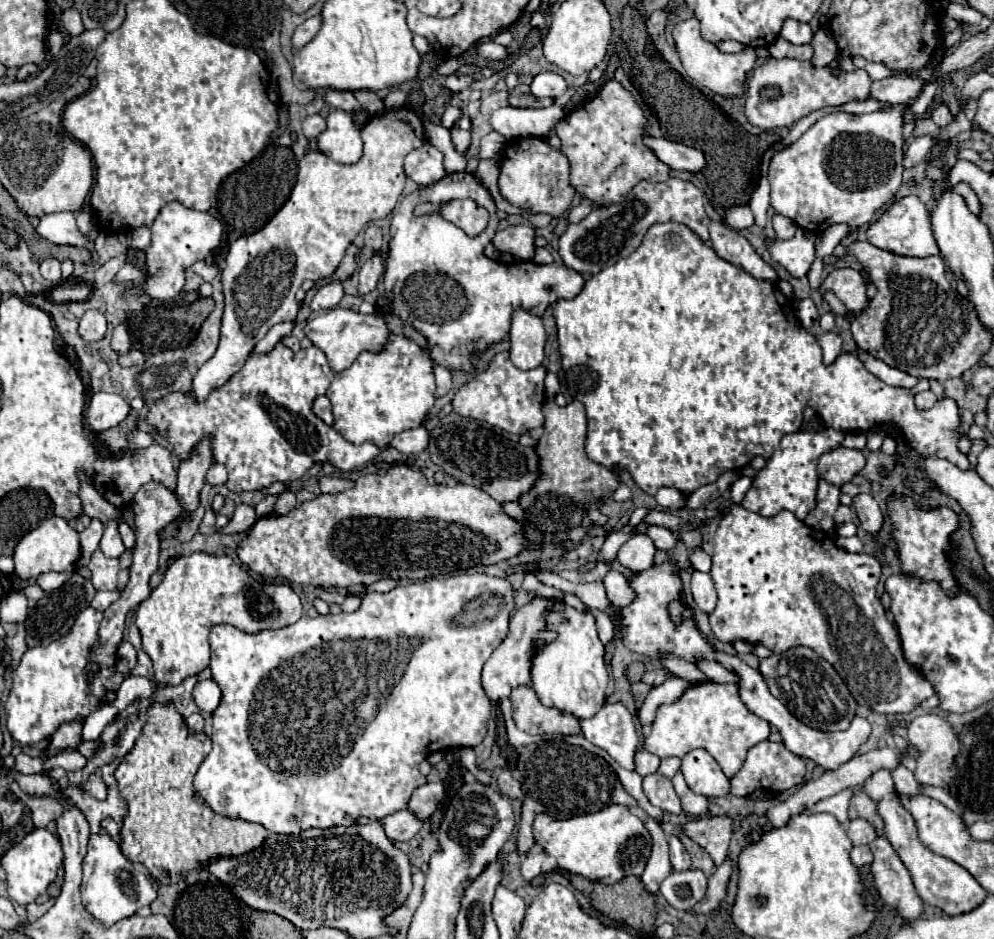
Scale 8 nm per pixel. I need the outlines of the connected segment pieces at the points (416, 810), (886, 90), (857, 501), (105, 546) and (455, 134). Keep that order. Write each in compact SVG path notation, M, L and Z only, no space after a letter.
M427 783L423 787L417 787L407 803L409 811L413 811L413 815L417 815L417 819L421 821L429 819L437 809L439 801L443 799L443 791L443 783Z
M891 75L887 79L875 81L871 87L871 97L891 103L891 105L915 105L925 81L917 75Z
M857 495L853 497L853 505L855 505L855 511L857 511L857 517L861 521L861 527L877 537L879 531L883 529L883 513L881 513L881 507L877 505L877 501L871 497L871 495Z
M115 521L105 527L105 533L103 533L103 539L101 539L99 547L101 547L105 557L115 557L117 559L117 557L121 557L125 553L125 547L121 543L121 537L119 537Z
M451 129L451 137L453 137L453 145L457 151L467 151L469 143L471 143L471 133L463 131L463 129Z

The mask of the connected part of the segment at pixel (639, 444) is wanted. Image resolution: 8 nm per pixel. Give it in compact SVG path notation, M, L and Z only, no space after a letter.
M669 221L669 223L653 225L647 231L647 235L643 237L643 243L629 257L619 259L615 265L603 269L599 275L593 275L575 299L557 301L553 317L557 323L561 363L563 363L563 371L567 375L575 375L575 371L579 371L577 377L567 377L565 381L567 381L567 389L569 389L571 397L579 399L587 411L589 433L587 433L585 451L587 451L589 459L595 463L607 465L607 467L613 467L613 465L625 467L631 473L631 477L635 479L635 483L649 495L655 495L655 491L661 487L673 487L673 489L683 491L683 495L689 495L697 487L713 483L723 471L741 469L741 467L749 465L755 455L769 459L769 455L773 453L773 447L777 447L777 443L781 441L783 435L793 433L797 429L801 431L803 409L807 405L811 405L827 427L841 429L841 431L857 431L857 429L869 431L869 429L889 423L893 419L899 425L899 429L903 431L903 435L907 437L909 447L913 447L915 451L925 453L925 455L939 455L941 459L947 459L953 465L957 465L961 471L975 469L969 463L969 459L957 449L959 435L955 433L955 429L959 425L959 409L953 399L941 399L933 409L917 411L909 389L885 385L881 379L877 379L873 373L869 373L863 367L863 363L857 357L853 357L851 353L841 353L833 365L823 365L821 347L819 347L817 339L801 327L795 313L789 313L793 312L793 304L792 307L782 307L779 305L779 299L775 293L777 293L777 289L771 281L755 279L743 267L737 267L737 265L717 257L717 253L711 247L707 247L687 225Z

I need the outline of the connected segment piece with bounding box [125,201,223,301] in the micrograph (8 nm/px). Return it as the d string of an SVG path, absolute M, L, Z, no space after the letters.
M177 201L167 203L157 219L151 225L151 245L143 251L145 253L145 275L147 281L139 287L129 287L125 289L125 295L149 295L151 299L159 301L169 301L175 299L183 285L185 285L185 271L195 263L203 261L221 241L223 235L223 225L217 217L209 213L201 213L189 207L183 207Z

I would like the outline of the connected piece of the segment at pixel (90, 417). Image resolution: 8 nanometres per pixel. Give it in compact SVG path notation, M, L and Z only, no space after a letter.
M95 393L89 401L85 419L91 431L101 433L107 431L119 423L125 421L129 415L131 407L121 395L111 395L111 393Z

